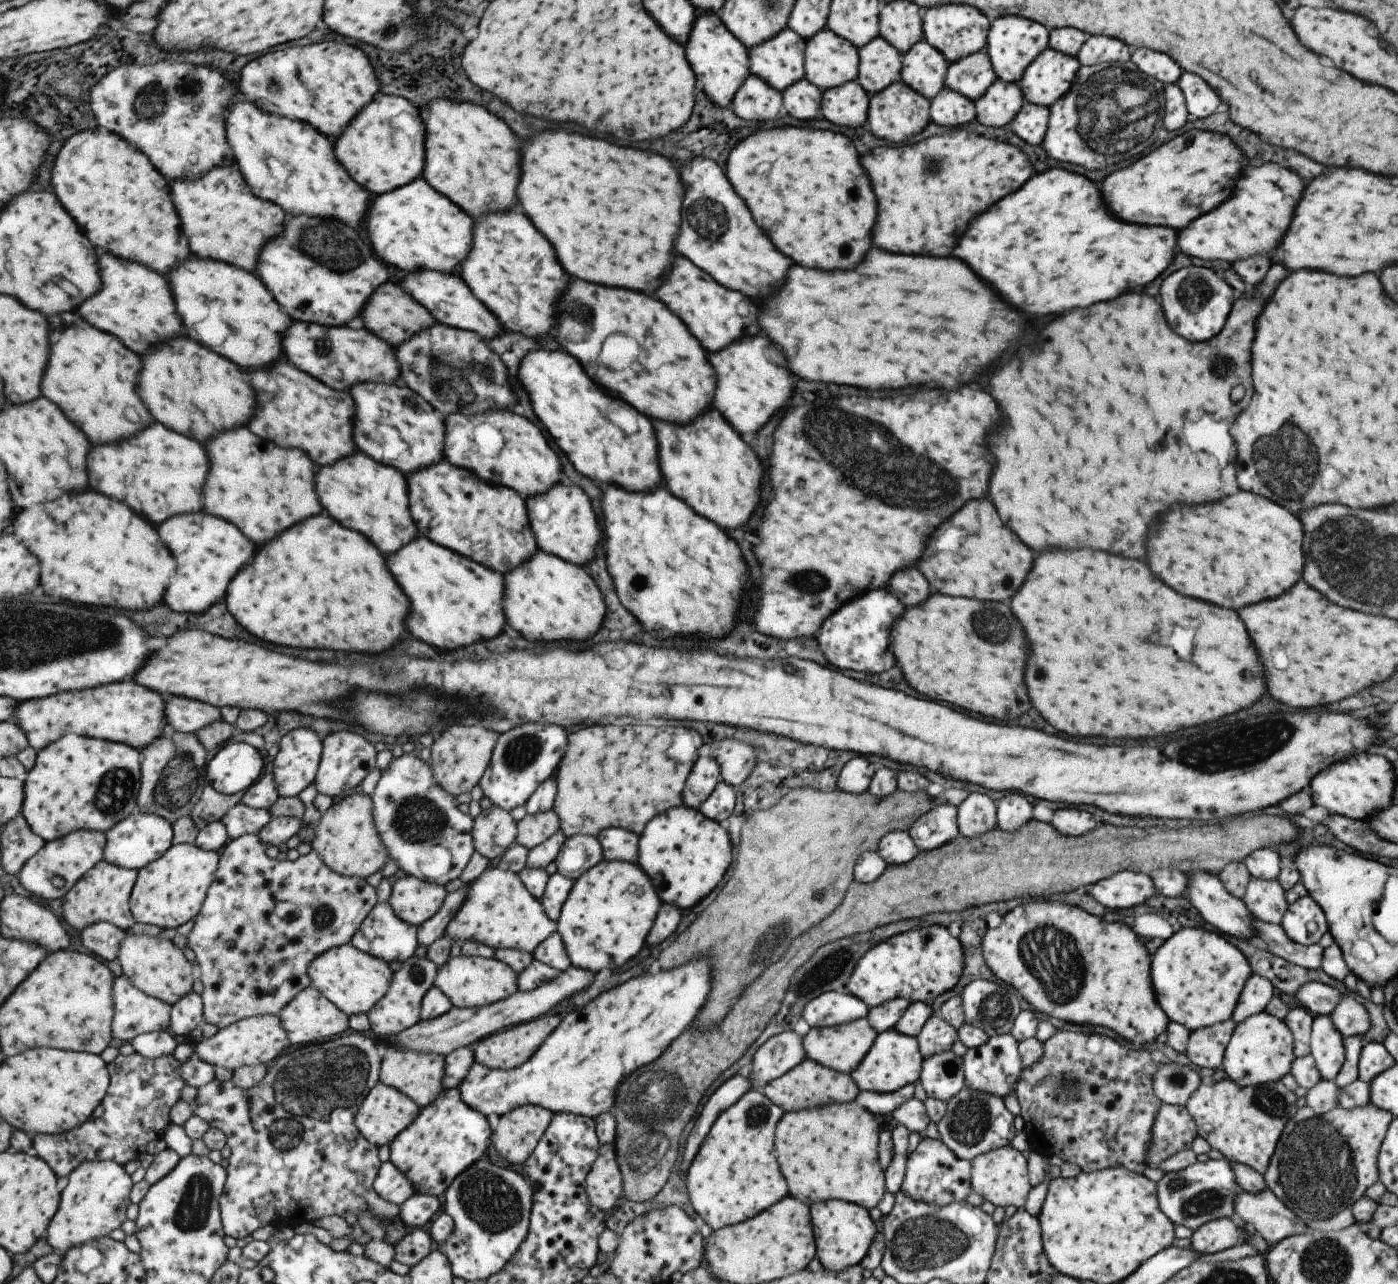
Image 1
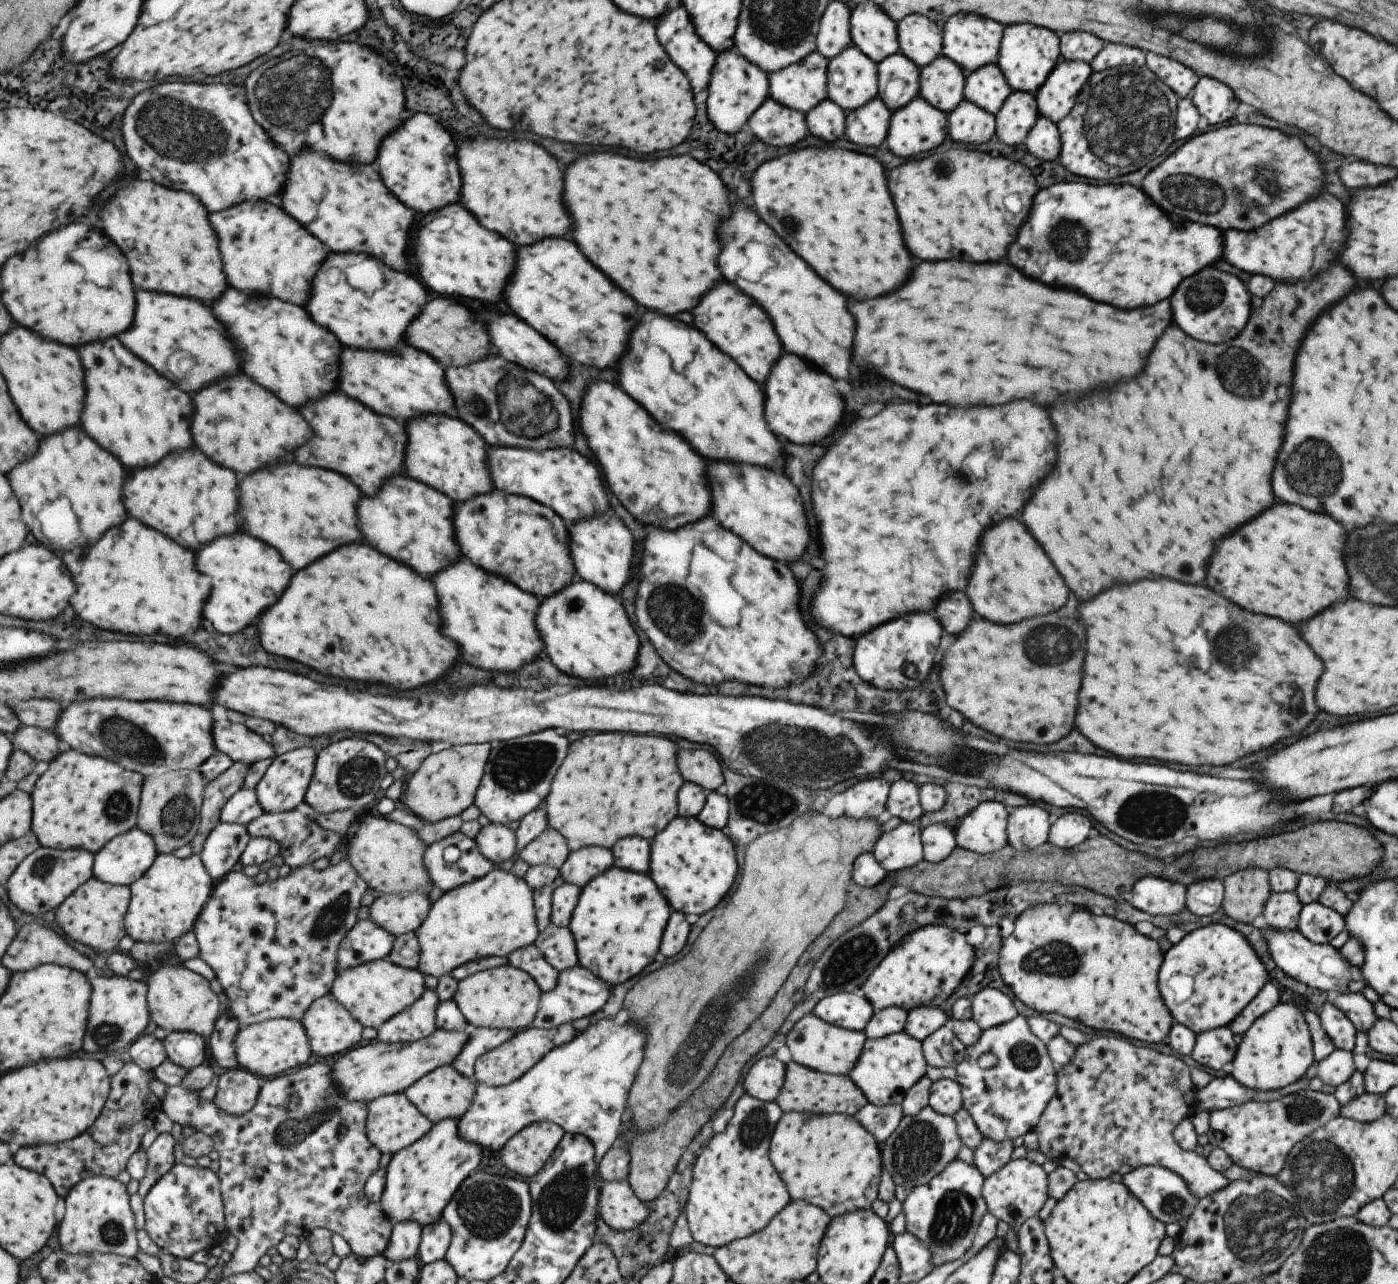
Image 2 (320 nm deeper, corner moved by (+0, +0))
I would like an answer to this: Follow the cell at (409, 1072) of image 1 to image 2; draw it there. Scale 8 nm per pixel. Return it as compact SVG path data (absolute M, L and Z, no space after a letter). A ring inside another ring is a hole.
M447 1065L439 1067L436 1071L424 1076L404 1093L411 1102L416 1103L420 1110L436 1124L448 1119L459 1120L467 1112L473 1098L475 1098L476 1082L453 1070L453 1065Z

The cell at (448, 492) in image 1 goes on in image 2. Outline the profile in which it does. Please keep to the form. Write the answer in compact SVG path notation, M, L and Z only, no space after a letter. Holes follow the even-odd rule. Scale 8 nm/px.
M499 490L493 494L479 495L469 502L457 506L457 538L461 538L461 546L465 546L465 556L477 566L485 566L491 574L505 574L509 582L517 582L517 588L535 596L551 596L557 590L567 586L577 578L570 557L569 534L565 530L563 520L553 514L547 506L541 506L525 496L513 496Z

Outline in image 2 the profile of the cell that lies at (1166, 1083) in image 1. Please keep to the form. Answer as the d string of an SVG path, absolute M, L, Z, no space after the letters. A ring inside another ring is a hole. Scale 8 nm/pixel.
M1225 1075L1224 1077L1212 1079L1201 1089L1195 1089L1195 1110L1209 1113L1212 1110L1226 1109L1247 1101L1277 1100L1300 1090L1307 1090L1309 1082L1309 1079L1301 1078L1291 1084L1287 1084L1285 1088L1263 1092L1263 1090L1251 1090L1251 1088L1242 1087L1235 1079Z

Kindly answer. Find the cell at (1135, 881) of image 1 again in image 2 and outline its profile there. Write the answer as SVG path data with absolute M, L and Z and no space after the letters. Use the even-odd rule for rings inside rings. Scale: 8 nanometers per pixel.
M1143 877L1134 882L1125 897L1137 910L1155 914L1177 914L1185 907L1186 886L1157 877Z

